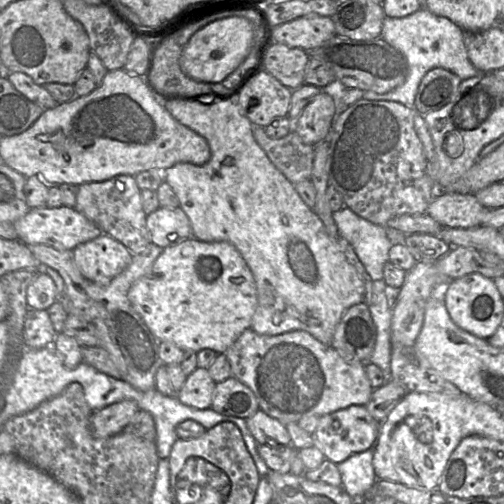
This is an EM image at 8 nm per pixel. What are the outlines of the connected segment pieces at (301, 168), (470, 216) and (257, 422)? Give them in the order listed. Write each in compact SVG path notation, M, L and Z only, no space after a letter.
M253 125L253 136L273 165L292 184L311 178L314 146L305 143L295 131L283 138L272 139L263 127Z
M438 192L426 213L442 227L470 228L483 225L485 210L474 194Z
M258 409L246 419L247 426L258 444L268 446L289 446L291 438L286 427L277 419Z

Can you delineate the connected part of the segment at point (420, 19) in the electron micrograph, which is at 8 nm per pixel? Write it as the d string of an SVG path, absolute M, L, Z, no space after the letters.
M421 8L402 18L385 17L380 37L405 57L408 63L408 75L405 82L394 90L384 94L366 91L362 99L394 101L408 108L414 108L418 87L429 70L444 68L456 74L461 80L482 73L474 67L468 58L463 29L448 18L437 16L427 9Z

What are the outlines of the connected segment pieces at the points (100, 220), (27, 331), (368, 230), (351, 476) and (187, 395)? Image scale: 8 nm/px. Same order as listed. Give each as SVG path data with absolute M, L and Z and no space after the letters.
M118 175L111 179L81 184L75 209L99 227L102 233L122 243L132 254L139 253L151 242L146 225L147 215L141 203L141 189L131 175Z
M28 309L24 320L24 343L28 347L53 347L56 334L47 310Z
M346 206L334 211L332 217L337 226L339 235L351 244L354 252L365 267L371 279L381 280L383 278L384 265L389 260L389 249L394 243L387 236L388 227L373 224L355 214Z
M374 449L351 455L337 464L342 479L342 487L353 501L363 502L366 492L378 480L373 467Z
M197 367L177 393L181 403L197 408L207 409L212 405L216 383L210 377L206 368Z

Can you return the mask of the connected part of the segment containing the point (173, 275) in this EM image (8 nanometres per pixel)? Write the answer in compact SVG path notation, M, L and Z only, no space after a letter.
M189 238L164 248L151 269L133 283L128 299L159 342L171 342L196 353L211 349L223 354L245 331L258 305L254 277L238 250L230 243L203 242Z

